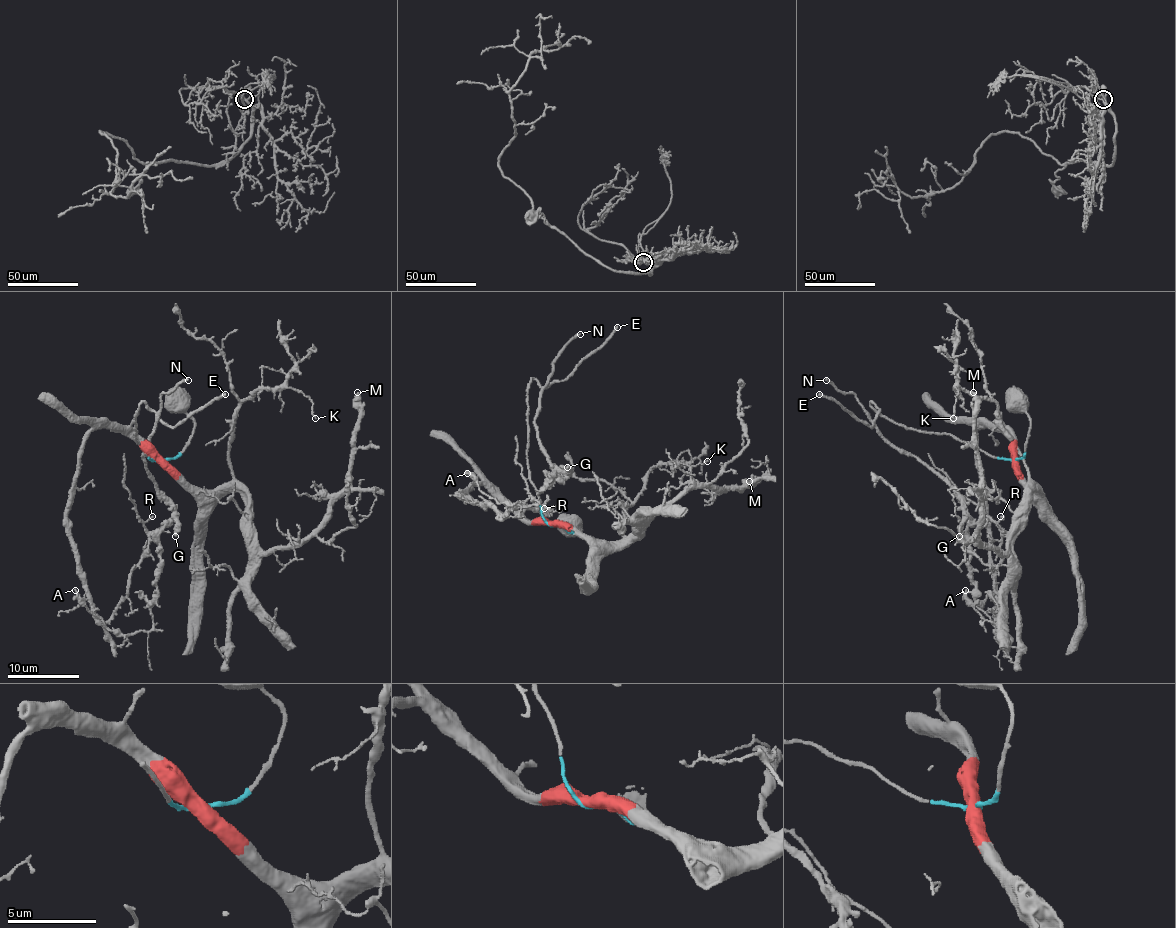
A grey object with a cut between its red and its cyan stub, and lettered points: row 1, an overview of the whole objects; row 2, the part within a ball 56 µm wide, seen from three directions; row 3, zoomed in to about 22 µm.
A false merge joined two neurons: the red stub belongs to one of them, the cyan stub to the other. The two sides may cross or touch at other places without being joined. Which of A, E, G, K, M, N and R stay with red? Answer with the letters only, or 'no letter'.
A, K, M, R

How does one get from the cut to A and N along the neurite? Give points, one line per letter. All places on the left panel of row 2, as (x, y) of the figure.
A: (159, 460), (120, 431), (95, 428), (89, 433), (68, 523), (77, 573), (93, 614), (75, 589)
N: (159, 460), (149, 458), (136, 442), (136, 410), (145, 403), (158, 420), (161, 395), (170, 394), (188, 379)

